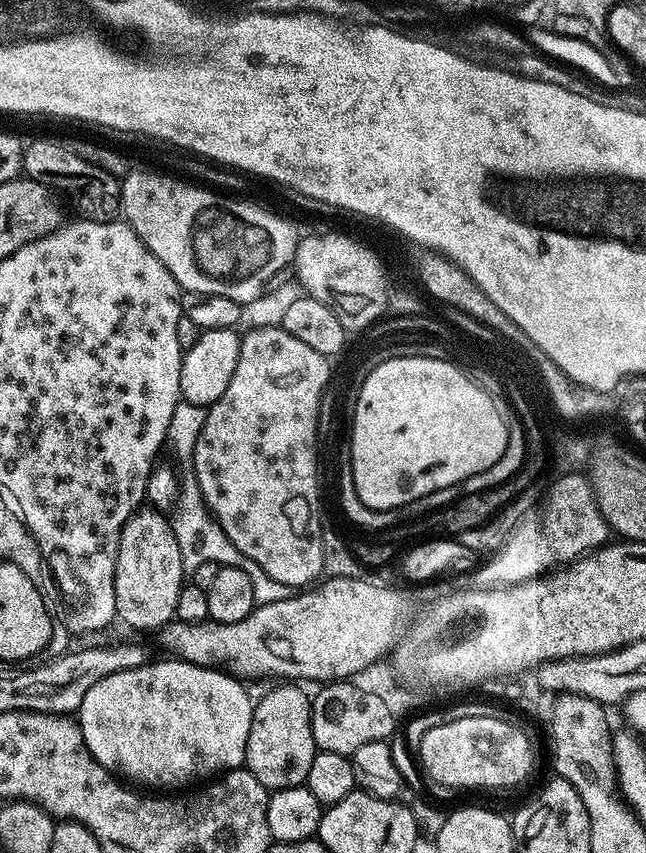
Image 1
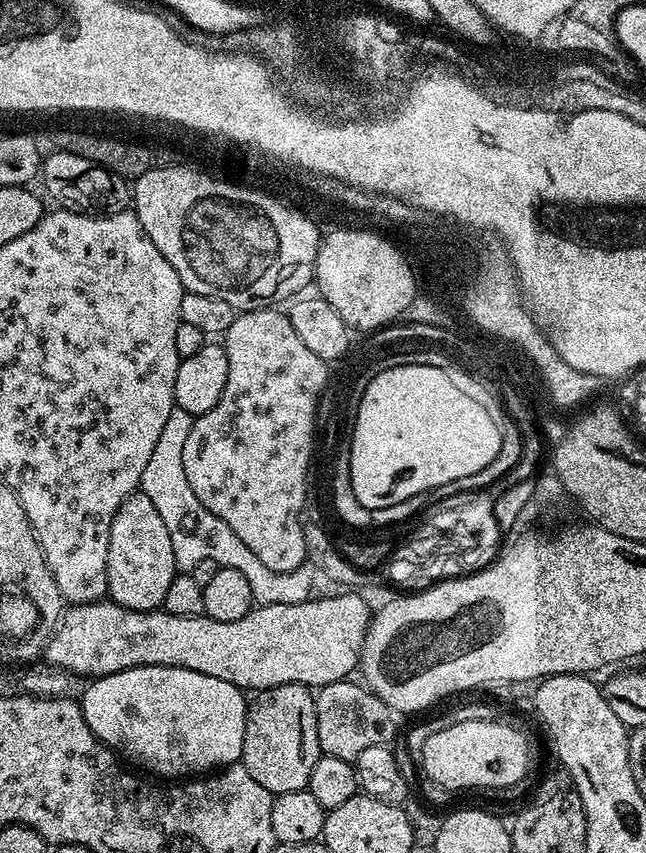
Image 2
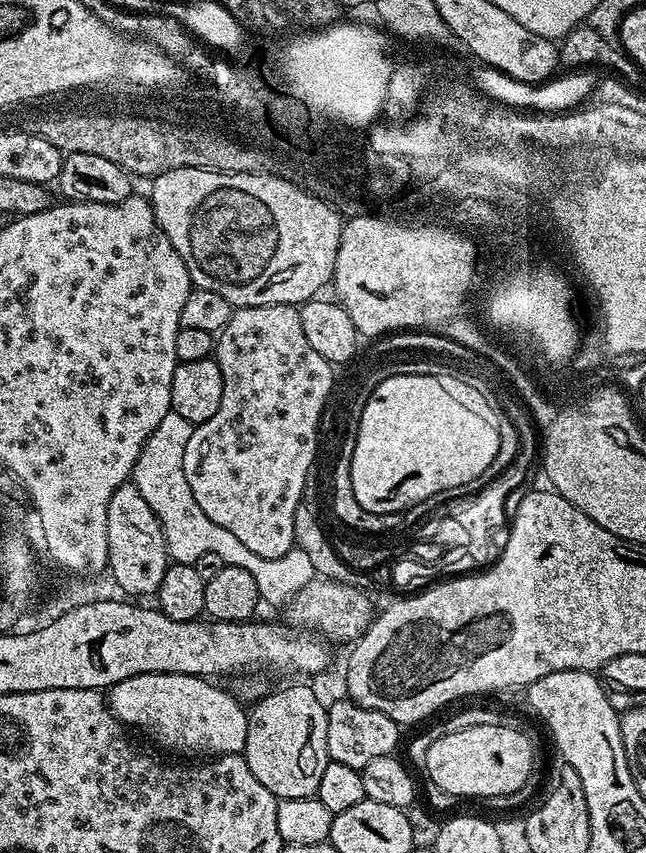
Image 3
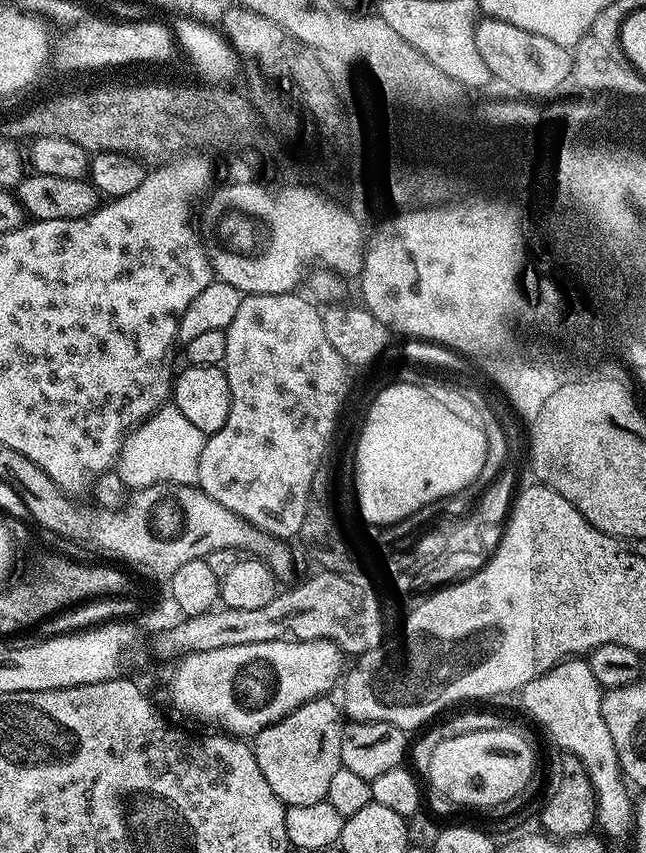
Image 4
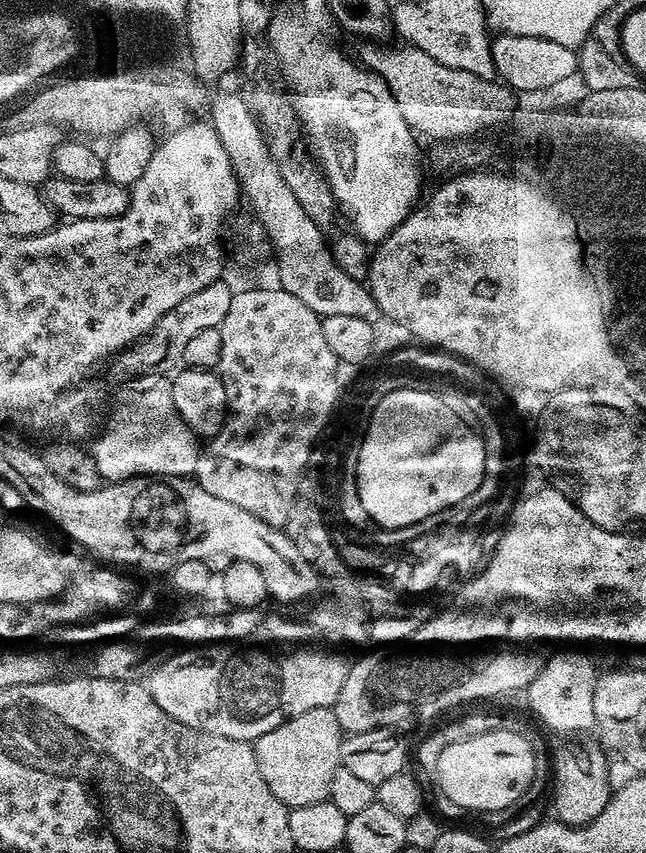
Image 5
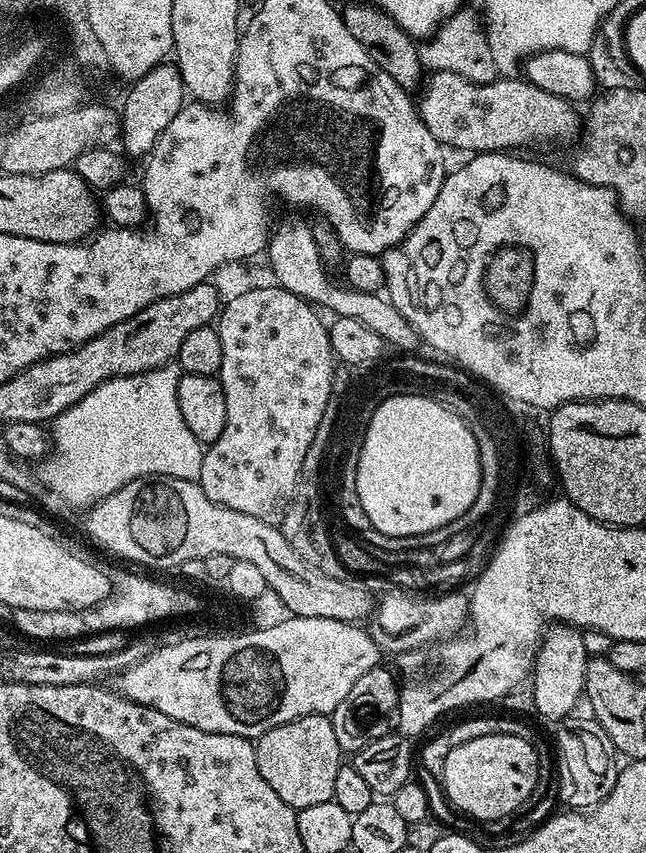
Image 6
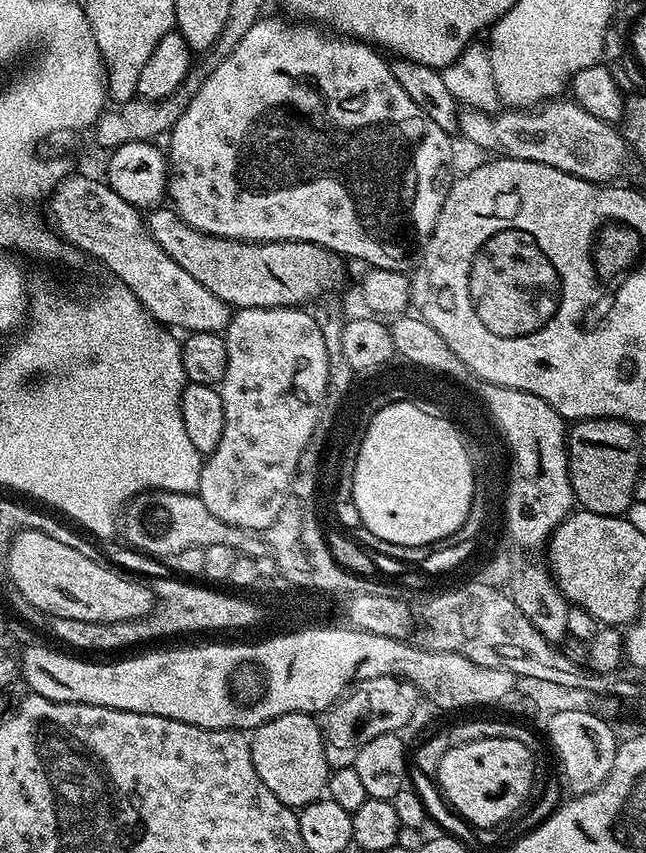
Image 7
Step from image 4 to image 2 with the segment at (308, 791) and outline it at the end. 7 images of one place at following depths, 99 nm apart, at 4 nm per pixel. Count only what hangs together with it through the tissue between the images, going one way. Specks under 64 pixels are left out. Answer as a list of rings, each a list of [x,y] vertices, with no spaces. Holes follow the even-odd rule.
[[[283,684],[257,691],[255,696],[256,701],[248,704],[246,730],[242,738],[240,760],[244,768],[250,770],[254,782],[266,786],[266,790],[273,794],[305,791],[310,782],[310,774],[314,771],[314,762],[318,762],[322,755],[318,742],[315,695],[303,684]]]

